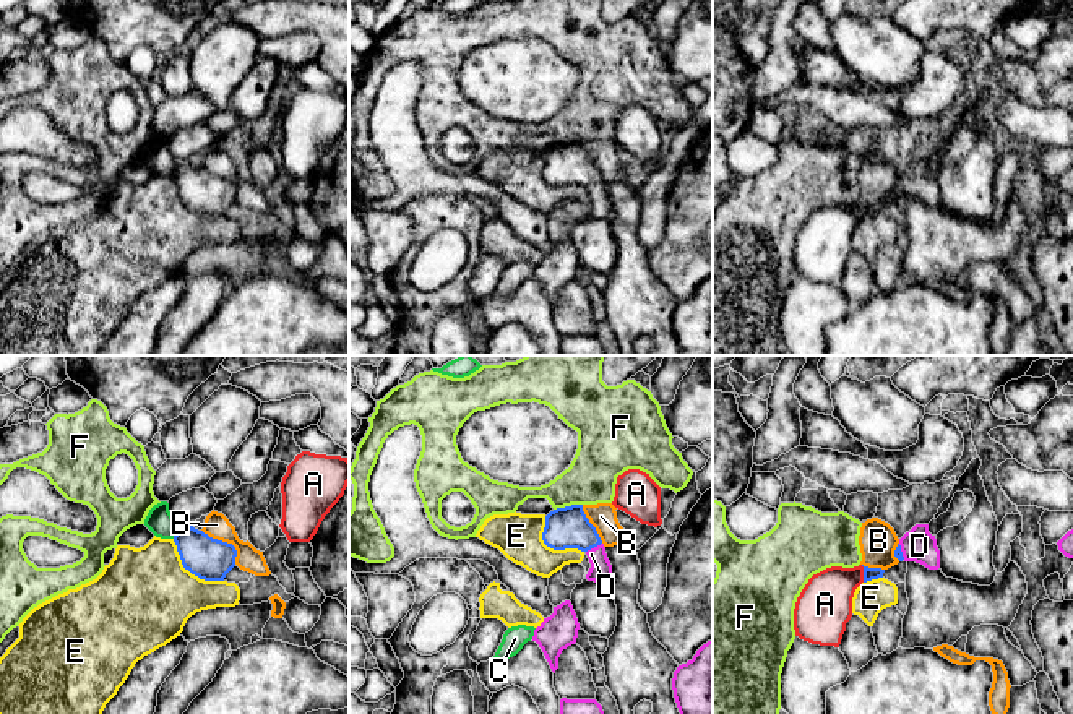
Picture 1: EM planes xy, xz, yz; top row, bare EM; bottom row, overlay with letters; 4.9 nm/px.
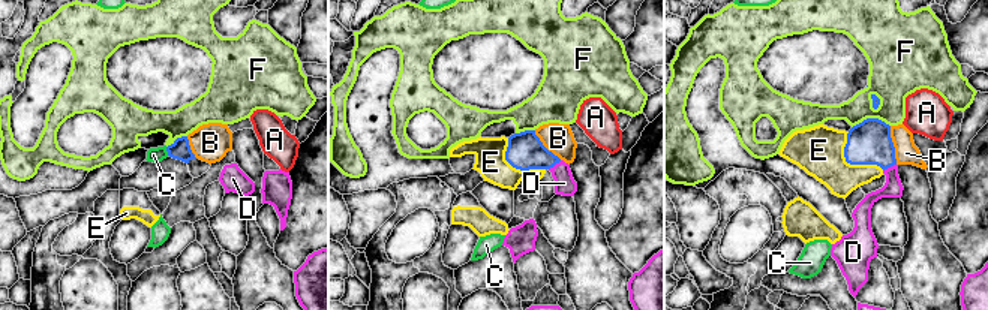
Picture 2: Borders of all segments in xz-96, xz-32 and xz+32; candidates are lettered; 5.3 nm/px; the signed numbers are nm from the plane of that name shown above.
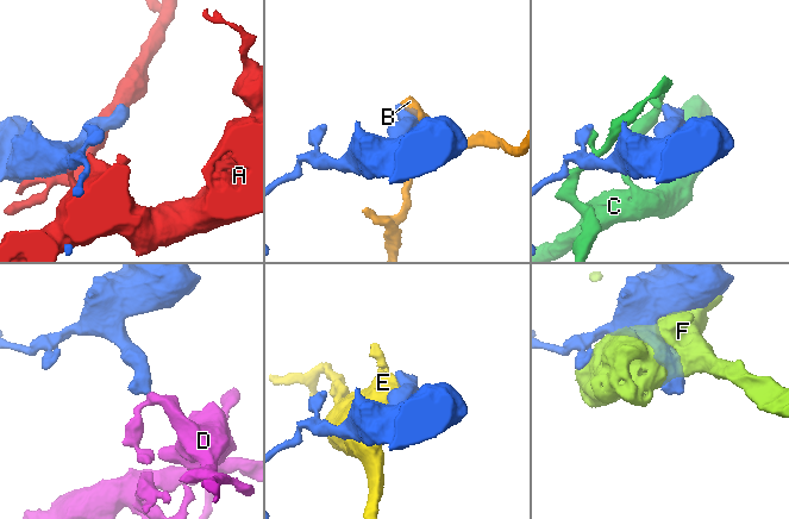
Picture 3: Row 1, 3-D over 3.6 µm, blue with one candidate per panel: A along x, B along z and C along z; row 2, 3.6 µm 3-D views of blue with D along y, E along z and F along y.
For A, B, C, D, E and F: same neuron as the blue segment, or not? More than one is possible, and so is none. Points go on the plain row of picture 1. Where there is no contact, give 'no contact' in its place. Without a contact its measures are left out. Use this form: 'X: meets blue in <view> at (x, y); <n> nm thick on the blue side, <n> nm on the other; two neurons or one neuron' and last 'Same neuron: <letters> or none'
A: meets blue in yz at (864, 210); 60 nm thick on the blue side, 280 nm on the other; two neurons
B: meets blue in xy at (226, 179); 200 nm thick on the blue side, 120 nm on the other; two neurons
C: meets blue in xy at (174, 172); 200 nm thick on the blue side, 140 nm on the other; two neurons
D: meets blue in xz at (593, 184); 200 nm thick on the blue side, 110 nm on the other; one neuron
E: meets blue in xy at (190, 208); 200 nm thick on the blue side, 460 nm on the other; two neurons
F: meets blue in xz at (567, 143); 200 nm thick on the blue side, 240 nm on the other; two neurons
Same neuron: D

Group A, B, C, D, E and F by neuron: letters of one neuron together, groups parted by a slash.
A / B / C / D / E / F

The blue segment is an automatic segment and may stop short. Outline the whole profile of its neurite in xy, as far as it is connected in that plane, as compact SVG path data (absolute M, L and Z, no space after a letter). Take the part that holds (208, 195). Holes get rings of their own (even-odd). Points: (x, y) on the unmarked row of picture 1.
M190 162L174 172L182 201L205 217L224 217L235 203L237 187L232 180L218 177Z

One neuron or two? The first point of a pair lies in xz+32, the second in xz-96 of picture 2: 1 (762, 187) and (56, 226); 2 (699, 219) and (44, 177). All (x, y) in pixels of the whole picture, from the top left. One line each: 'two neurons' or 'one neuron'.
1: one neuron
2: two neurons

